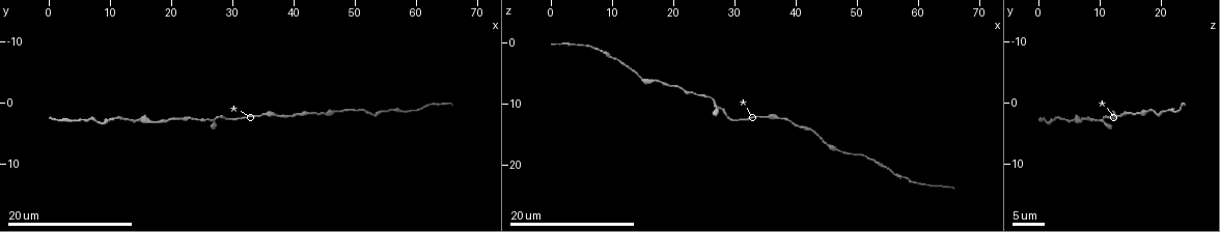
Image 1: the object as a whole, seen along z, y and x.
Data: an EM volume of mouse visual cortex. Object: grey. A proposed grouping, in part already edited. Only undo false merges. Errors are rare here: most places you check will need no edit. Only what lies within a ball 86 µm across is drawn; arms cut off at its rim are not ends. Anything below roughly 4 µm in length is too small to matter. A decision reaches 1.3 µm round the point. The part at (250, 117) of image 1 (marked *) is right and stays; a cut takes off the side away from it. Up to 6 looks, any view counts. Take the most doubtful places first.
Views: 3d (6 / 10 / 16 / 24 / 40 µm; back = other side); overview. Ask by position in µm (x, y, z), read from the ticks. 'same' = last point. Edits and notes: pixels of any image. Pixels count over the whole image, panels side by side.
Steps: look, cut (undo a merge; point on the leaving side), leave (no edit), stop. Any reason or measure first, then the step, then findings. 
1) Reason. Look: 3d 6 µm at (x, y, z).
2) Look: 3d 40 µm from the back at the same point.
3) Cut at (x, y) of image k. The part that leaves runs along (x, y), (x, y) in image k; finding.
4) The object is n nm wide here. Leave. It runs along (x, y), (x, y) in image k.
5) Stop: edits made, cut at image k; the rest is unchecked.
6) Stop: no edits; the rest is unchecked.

Sudden change in width. Look: 3d 24 µm at (46.5, 1.5, 17.5).

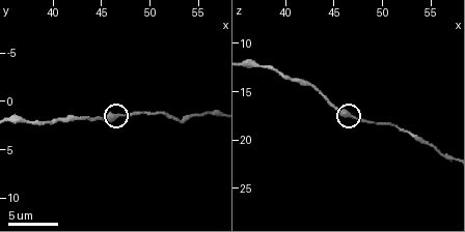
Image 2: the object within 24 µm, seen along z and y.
Zoom in. Look: 3d 10 µm at (46.8, 1.4, 17.4).

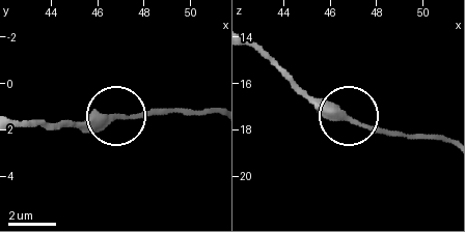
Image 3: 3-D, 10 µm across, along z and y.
Leave. It runs along (19, 127), (97, 127), (119, 116), (165, 116) in image 3; one cell here.

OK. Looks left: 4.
Look: 3d 10 µm at (55.0, 1.4, 20.6).

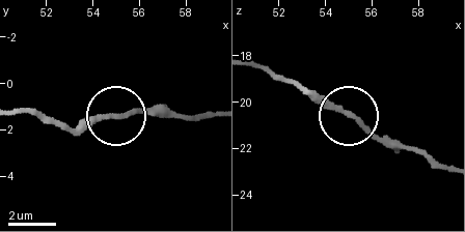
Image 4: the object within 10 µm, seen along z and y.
Leave. It runs along (19, 110), (78, 127), (159, 106) in image 4; continuous, no second cell.

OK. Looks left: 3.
Calibre changes. Look: 3d 10 µm at (37.4, 2.0, 12.2).

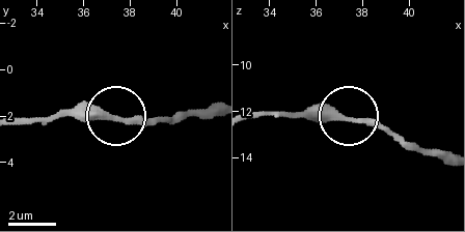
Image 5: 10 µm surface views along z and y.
Leave. All the same cell.

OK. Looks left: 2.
Stop: no edits; the rest is unchecked.

